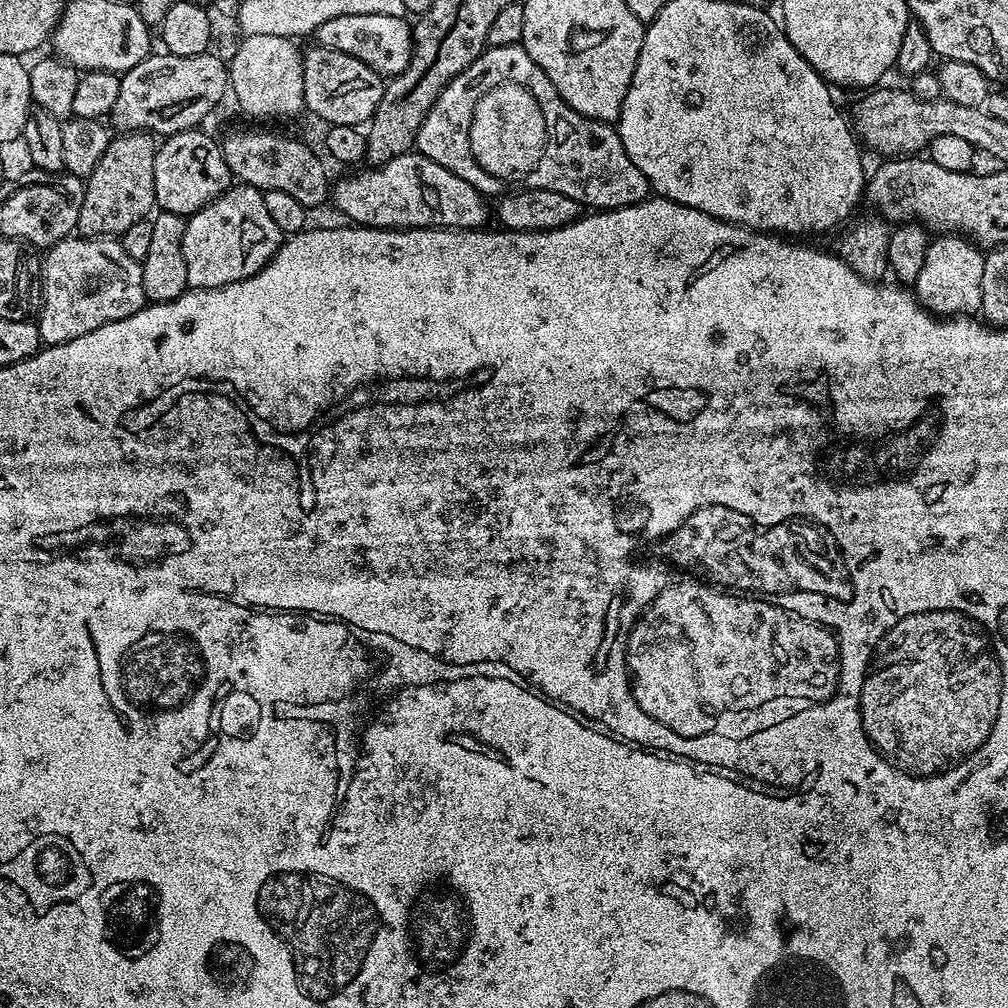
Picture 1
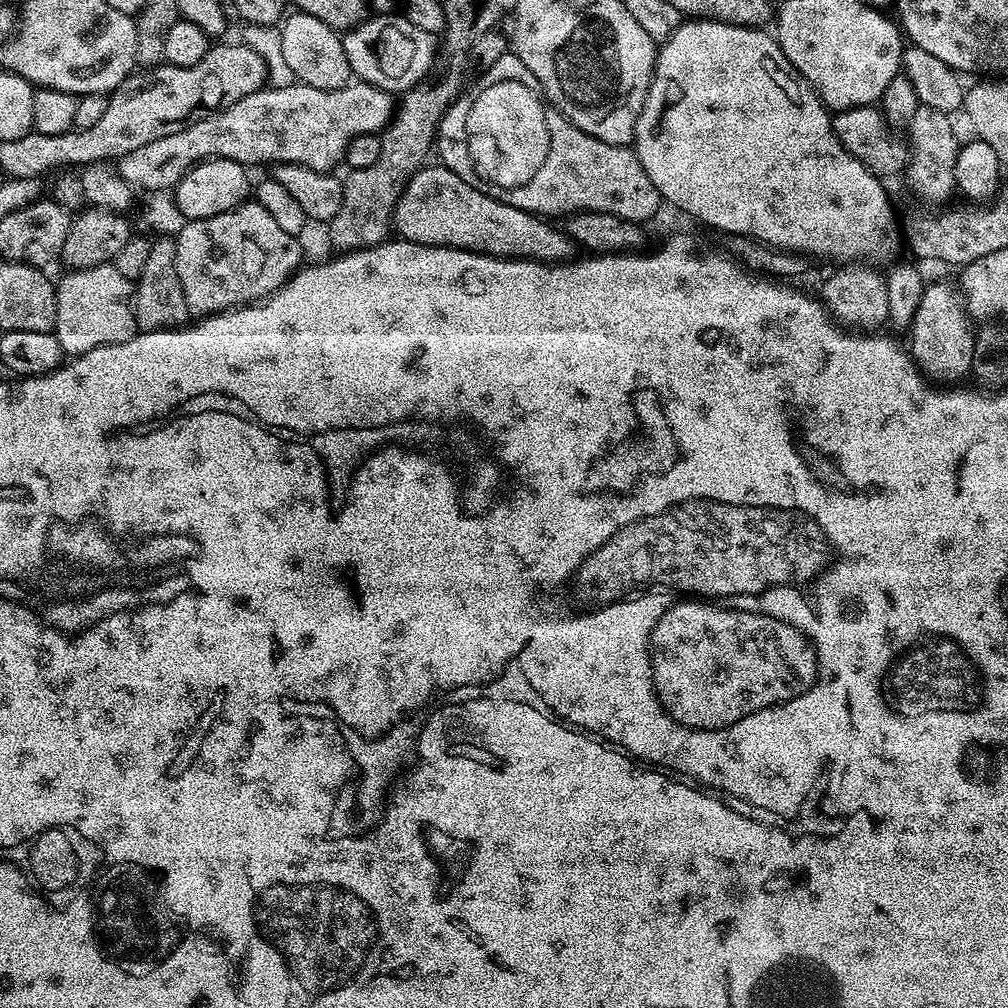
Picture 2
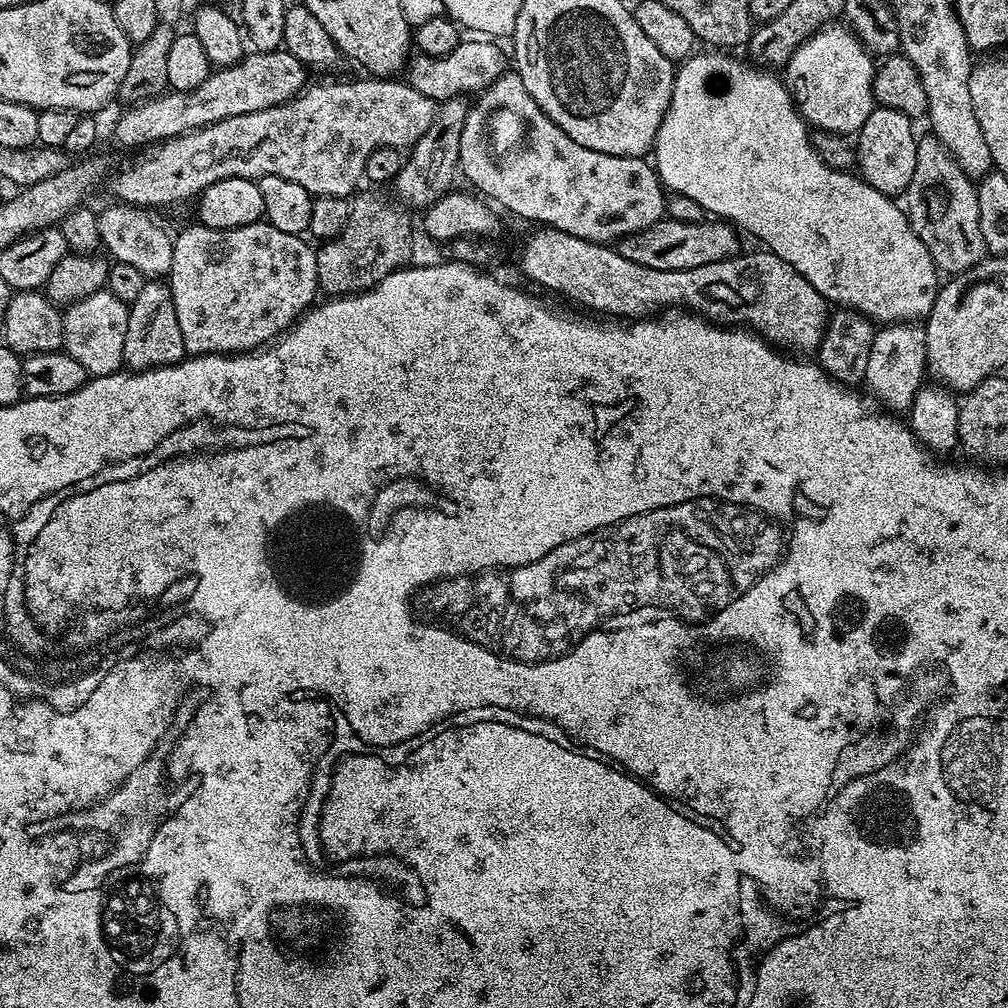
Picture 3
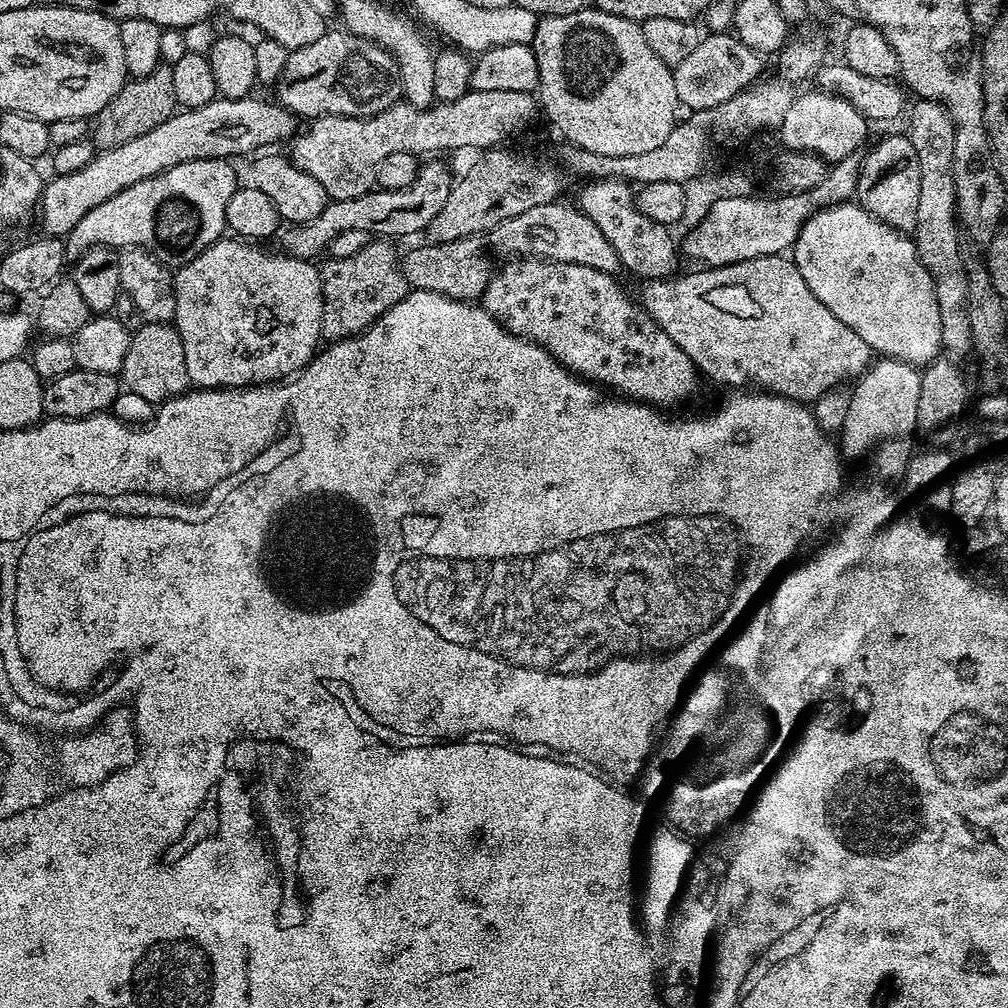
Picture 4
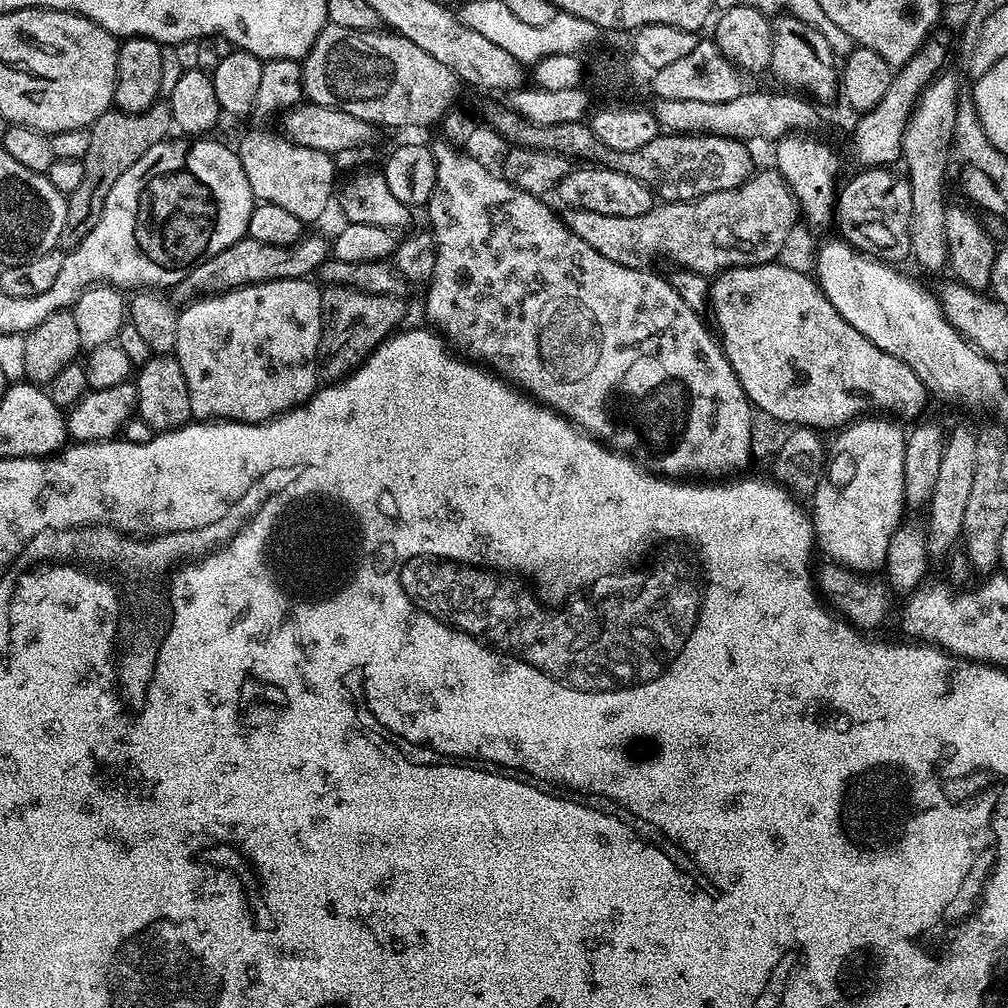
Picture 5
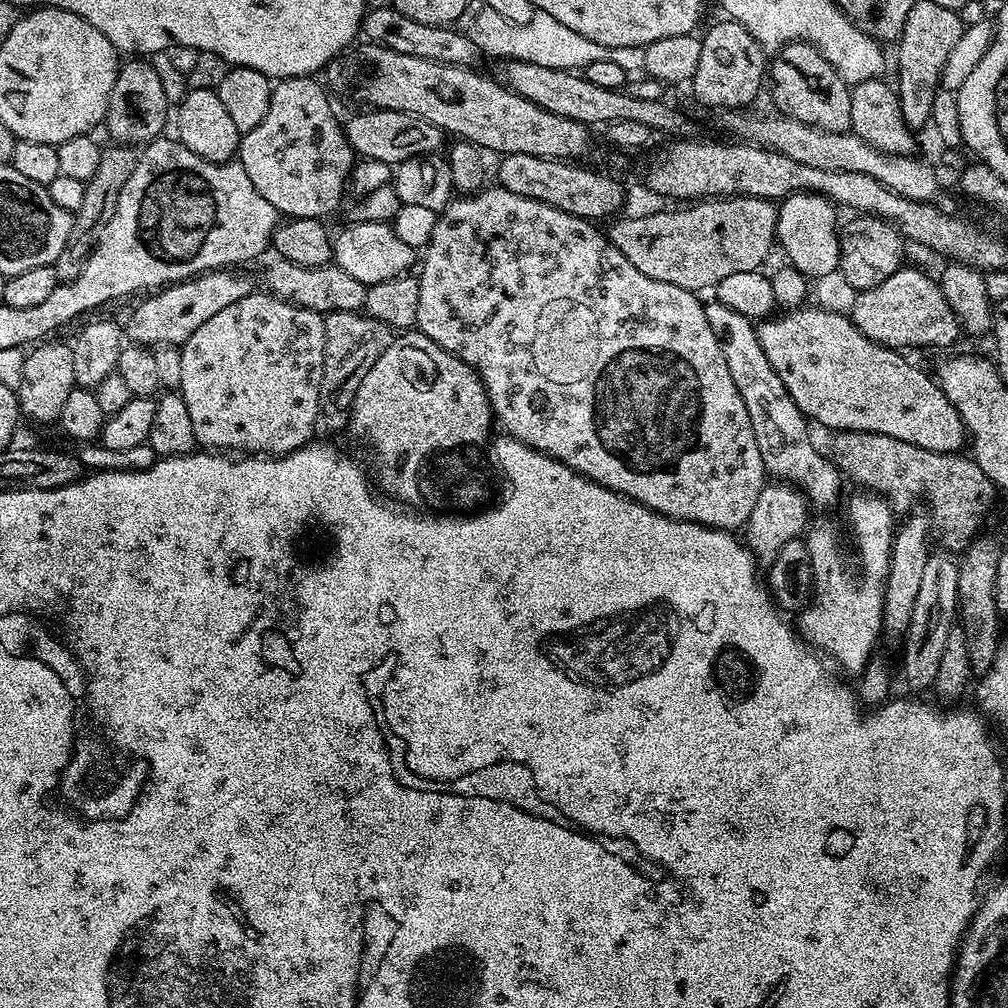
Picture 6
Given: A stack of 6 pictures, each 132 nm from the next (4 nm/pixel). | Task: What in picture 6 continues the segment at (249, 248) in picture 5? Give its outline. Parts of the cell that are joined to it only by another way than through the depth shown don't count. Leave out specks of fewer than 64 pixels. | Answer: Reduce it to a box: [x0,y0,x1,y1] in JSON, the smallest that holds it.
[122,270,254,346]

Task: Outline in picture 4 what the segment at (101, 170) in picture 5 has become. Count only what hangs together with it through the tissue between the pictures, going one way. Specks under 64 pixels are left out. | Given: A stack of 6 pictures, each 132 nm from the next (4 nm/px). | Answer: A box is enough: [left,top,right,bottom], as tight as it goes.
[90,62,178,149]

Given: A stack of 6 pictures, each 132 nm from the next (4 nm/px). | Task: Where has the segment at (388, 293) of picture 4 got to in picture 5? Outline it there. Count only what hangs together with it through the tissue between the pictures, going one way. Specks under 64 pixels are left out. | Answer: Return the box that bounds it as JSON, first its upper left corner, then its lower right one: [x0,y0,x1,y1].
[316,286,408,382]

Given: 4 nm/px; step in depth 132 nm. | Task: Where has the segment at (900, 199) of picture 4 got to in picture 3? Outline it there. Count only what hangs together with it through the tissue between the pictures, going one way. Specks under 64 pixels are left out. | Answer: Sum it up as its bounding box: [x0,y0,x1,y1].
[855,107,917,197]

